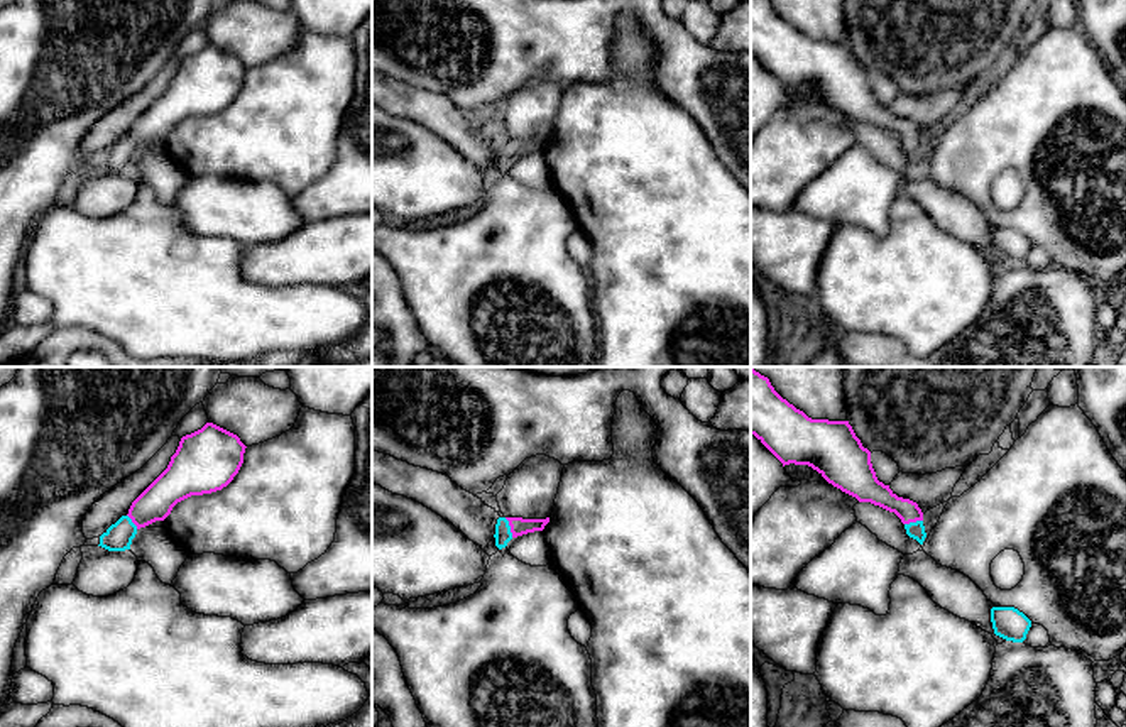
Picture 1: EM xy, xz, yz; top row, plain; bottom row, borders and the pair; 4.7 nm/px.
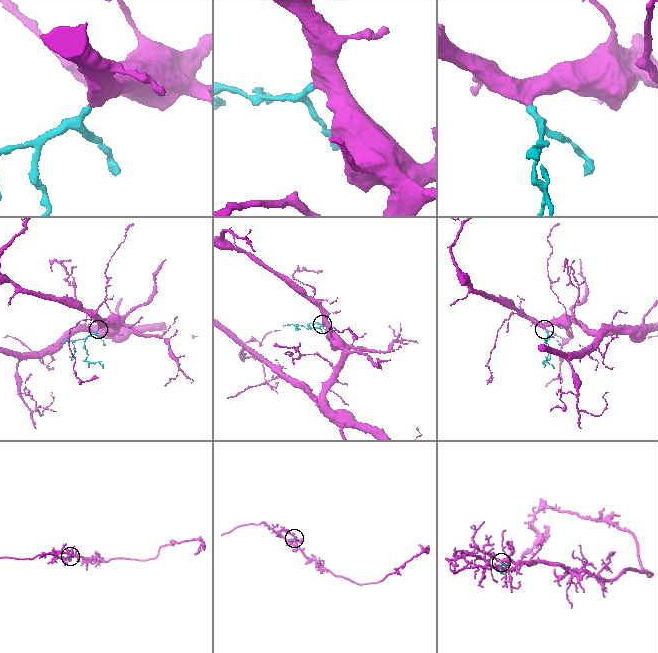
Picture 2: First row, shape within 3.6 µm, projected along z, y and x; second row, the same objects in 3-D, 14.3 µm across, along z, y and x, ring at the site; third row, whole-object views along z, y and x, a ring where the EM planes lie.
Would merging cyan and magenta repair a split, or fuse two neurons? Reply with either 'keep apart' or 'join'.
join

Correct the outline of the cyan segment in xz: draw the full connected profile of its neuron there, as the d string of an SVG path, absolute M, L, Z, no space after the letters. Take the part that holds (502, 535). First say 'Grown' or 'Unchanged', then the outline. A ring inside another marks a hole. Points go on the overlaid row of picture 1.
Grown. M499 517L495 524L495 534L494 534L495 546L502 549L507 546L507 543L512 538L534 533L534 531L543 531L548 522L549 517L546 519Z

